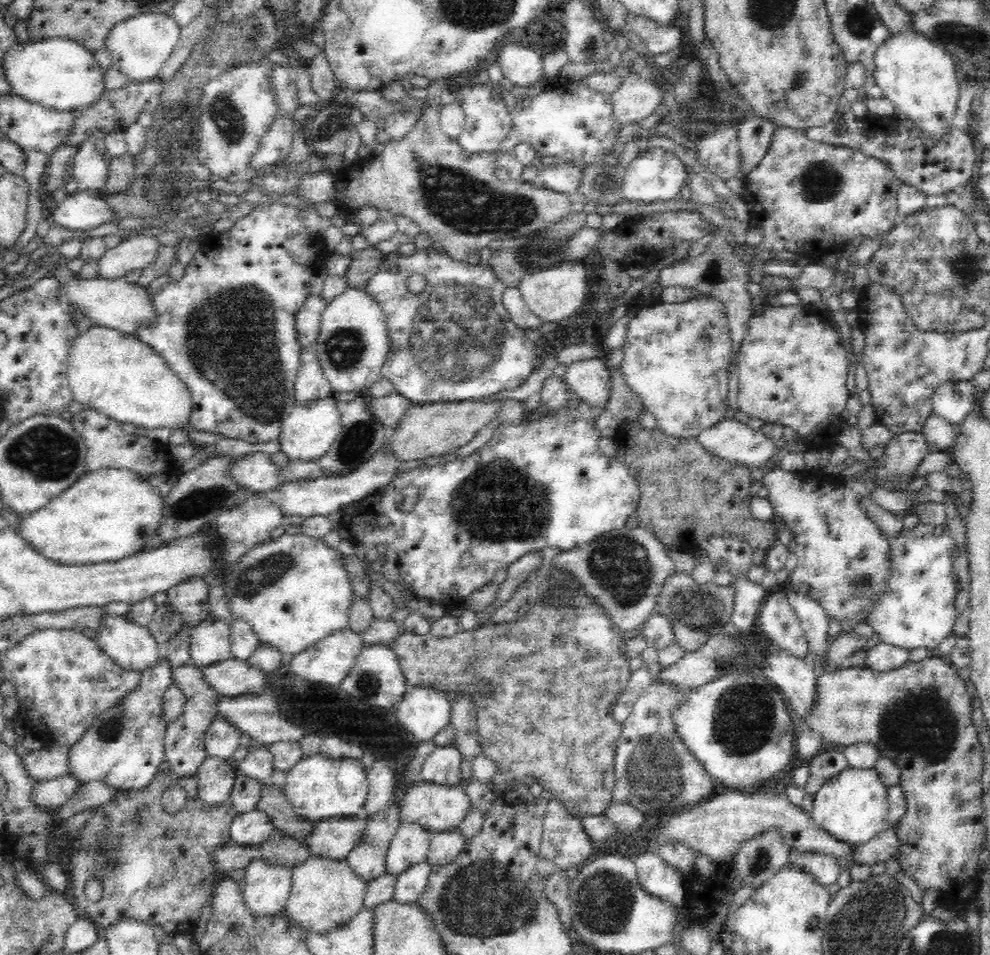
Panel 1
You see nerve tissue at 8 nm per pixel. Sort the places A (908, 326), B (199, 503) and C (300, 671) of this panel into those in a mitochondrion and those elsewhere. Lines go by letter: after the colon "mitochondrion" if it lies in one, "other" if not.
A: other
B: mitochondrion
C: other

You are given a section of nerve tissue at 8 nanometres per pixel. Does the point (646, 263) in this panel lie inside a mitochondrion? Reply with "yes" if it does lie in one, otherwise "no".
no

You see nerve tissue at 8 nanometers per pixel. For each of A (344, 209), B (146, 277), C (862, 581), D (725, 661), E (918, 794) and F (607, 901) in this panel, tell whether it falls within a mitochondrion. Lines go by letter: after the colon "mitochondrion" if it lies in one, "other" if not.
A: other
B: other
C: mitochondrion
D: mitochondrion
E: other
F: mitochondrion

